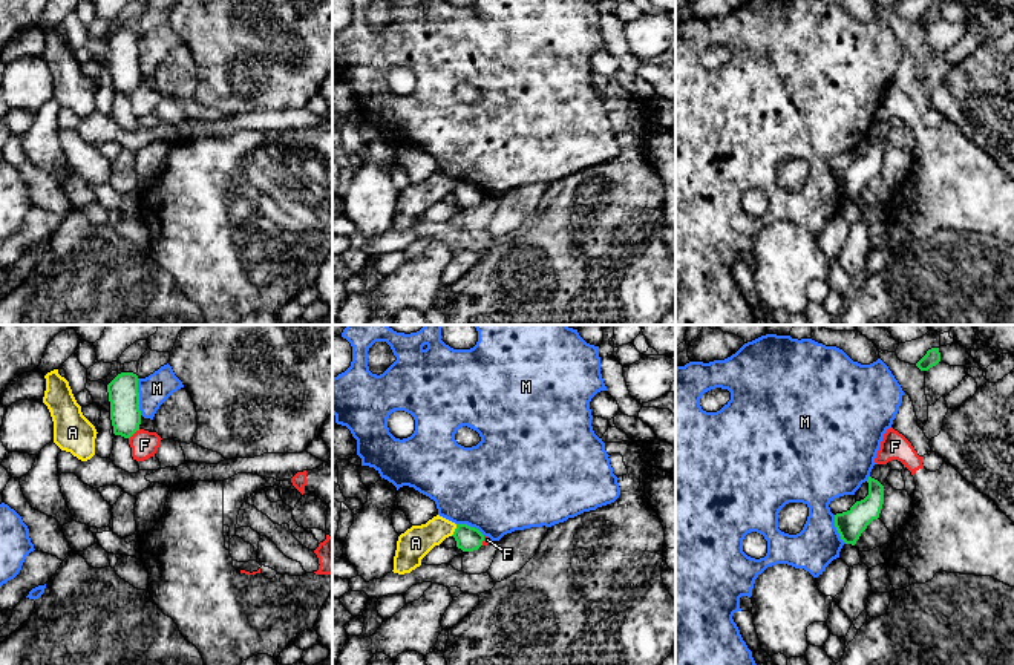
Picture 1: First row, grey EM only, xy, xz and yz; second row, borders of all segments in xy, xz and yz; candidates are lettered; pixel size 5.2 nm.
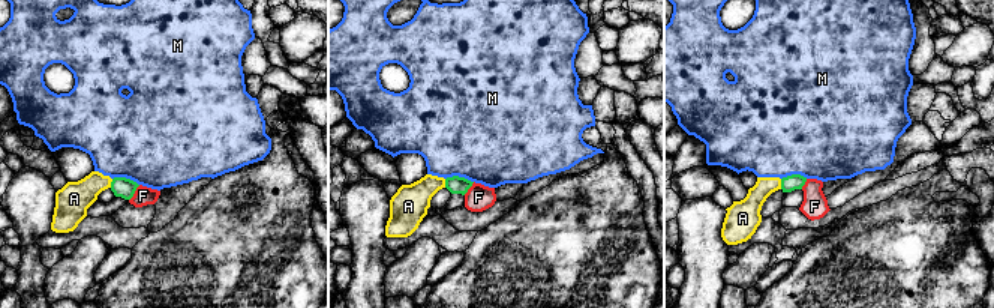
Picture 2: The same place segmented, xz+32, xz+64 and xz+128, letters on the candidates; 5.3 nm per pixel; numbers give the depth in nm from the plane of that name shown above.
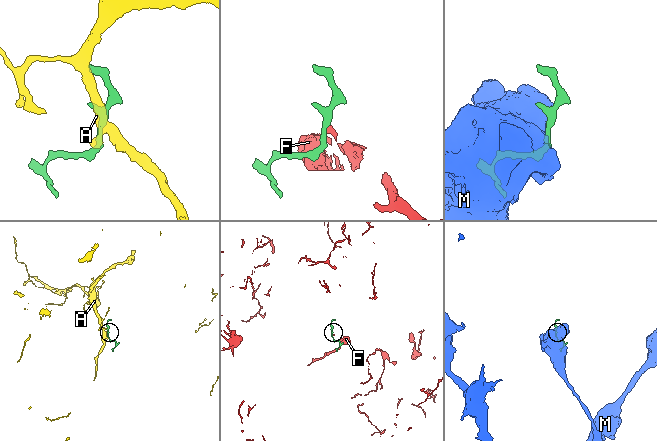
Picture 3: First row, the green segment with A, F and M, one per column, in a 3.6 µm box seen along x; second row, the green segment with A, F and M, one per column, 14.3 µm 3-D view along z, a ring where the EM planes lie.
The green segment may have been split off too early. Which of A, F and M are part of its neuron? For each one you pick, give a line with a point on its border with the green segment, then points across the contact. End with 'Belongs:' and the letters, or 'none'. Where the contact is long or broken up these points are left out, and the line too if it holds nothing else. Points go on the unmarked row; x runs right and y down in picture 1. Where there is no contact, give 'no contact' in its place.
Belongs: none

